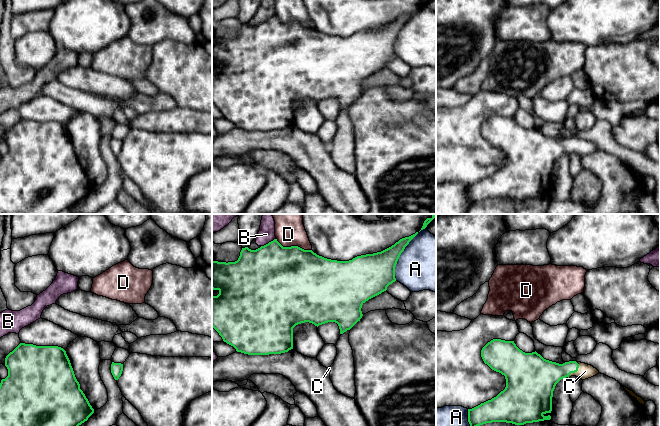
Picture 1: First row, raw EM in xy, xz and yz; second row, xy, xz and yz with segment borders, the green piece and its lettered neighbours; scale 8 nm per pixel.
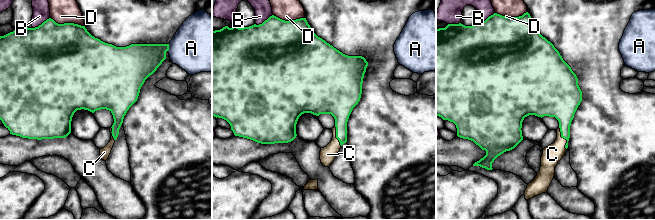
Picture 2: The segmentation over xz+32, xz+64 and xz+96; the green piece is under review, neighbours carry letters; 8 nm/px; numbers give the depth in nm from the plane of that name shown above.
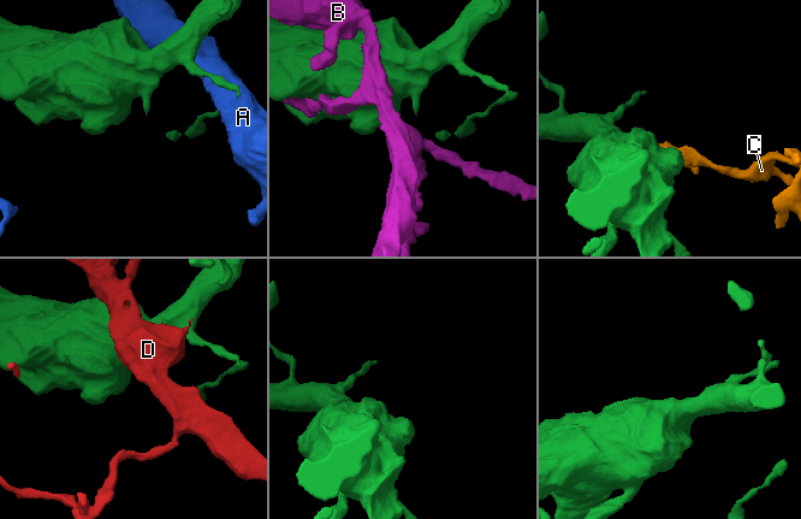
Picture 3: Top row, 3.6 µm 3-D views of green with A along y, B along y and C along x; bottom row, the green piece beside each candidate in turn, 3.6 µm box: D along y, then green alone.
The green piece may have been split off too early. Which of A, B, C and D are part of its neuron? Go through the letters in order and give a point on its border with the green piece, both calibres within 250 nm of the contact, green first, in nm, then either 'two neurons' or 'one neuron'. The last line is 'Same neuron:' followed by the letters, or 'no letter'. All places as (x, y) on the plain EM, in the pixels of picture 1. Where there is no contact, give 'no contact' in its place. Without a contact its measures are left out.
A: xz (401, 28) | 280/440 nm | two neurons
B: xz (269, 18) | 460/140 nm | two neurons
C: yz (576, 147) | 240/120 nm | one neuron
D: xz (293, 22) | 500/180 nm | two neurons
Same neuron: C

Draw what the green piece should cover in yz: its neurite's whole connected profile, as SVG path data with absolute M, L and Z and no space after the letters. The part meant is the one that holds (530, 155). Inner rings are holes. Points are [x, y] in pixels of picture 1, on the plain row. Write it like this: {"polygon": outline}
{"polygon": "M493 115L481 126L481 133L492 146L505 152L506 163L496 173L480 181L468 185L470 205L492 199L506 198L515 201L550 196L552 187L552 173L556 160L563 154L576 152L582 156L591 154L599 147L591 141L569 137L563 140L544 135L536 127L525 129L520 126L514 117Z"}

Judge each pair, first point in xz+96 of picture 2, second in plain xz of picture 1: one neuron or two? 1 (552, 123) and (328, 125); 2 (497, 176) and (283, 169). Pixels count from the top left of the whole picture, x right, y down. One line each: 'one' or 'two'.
1: two
2: two

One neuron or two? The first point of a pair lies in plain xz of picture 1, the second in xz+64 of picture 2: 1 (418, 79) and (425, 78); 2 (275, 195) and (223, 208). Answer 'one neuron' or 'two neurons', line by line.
1: one neuron
2: two neurons

